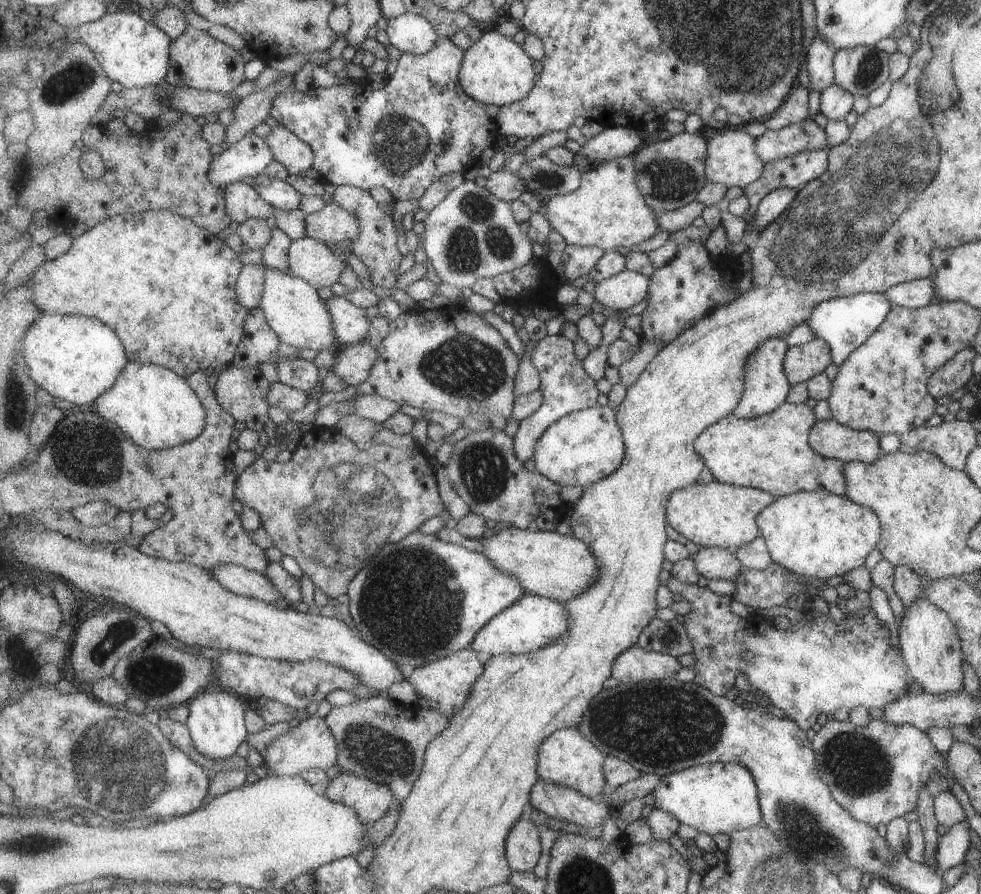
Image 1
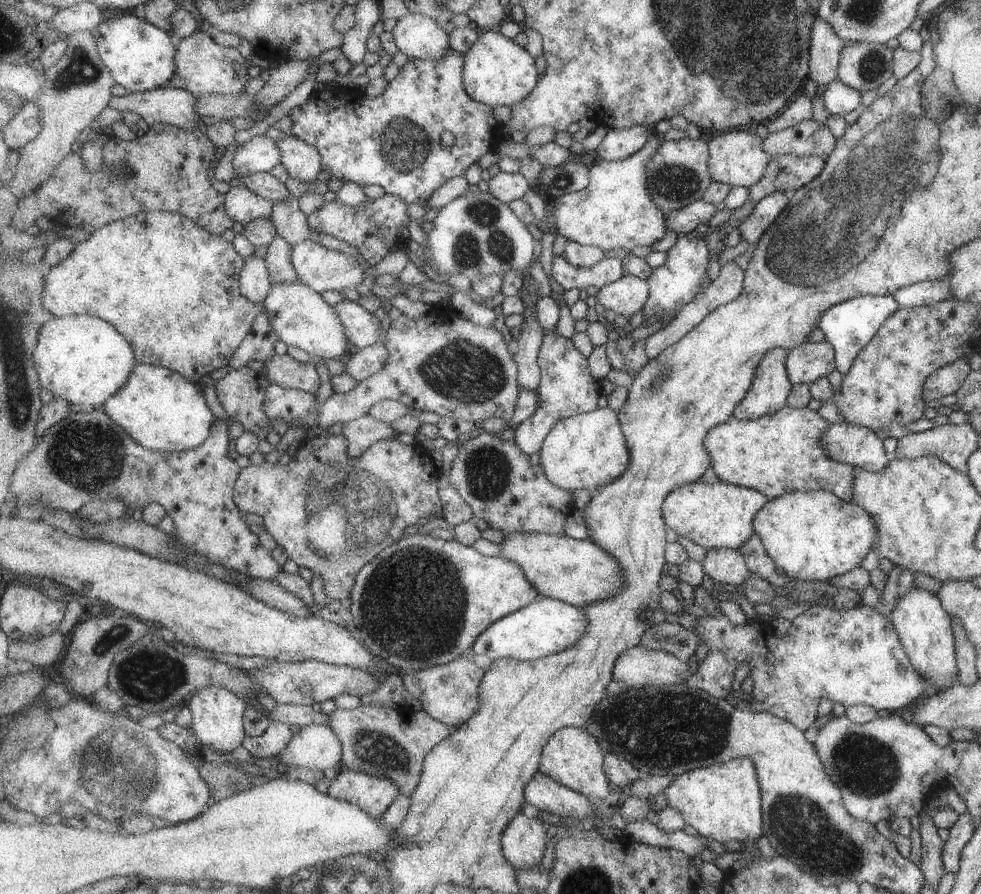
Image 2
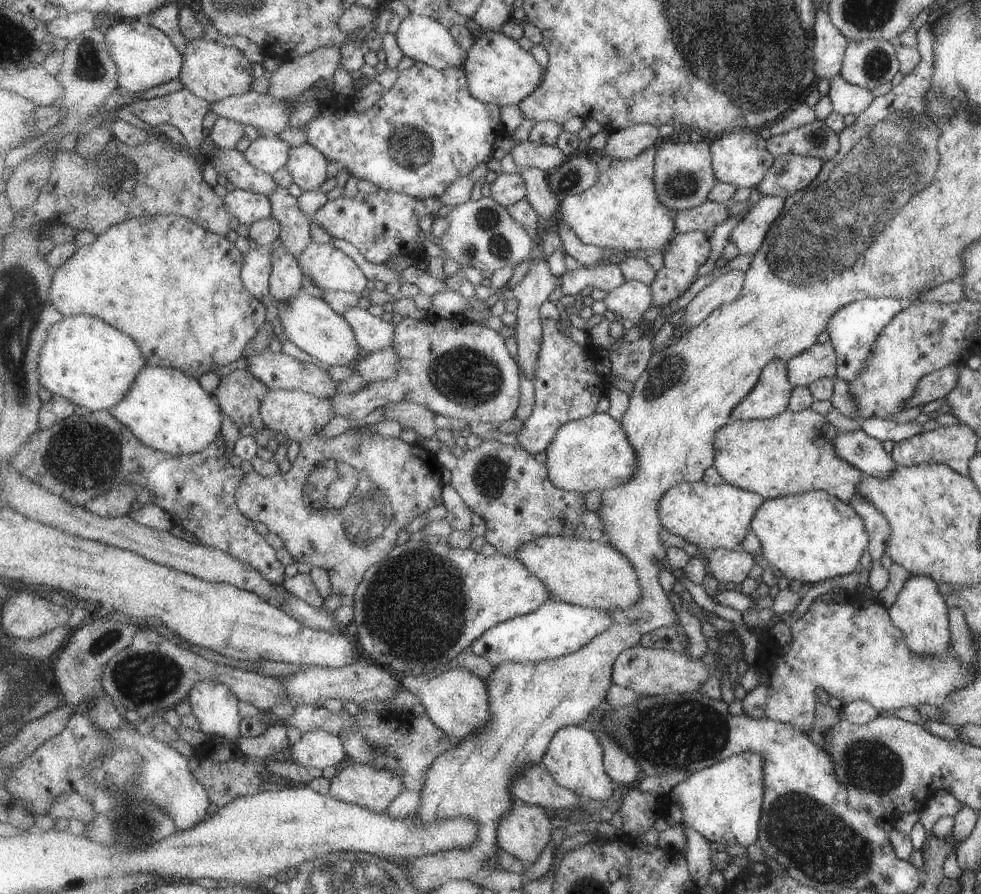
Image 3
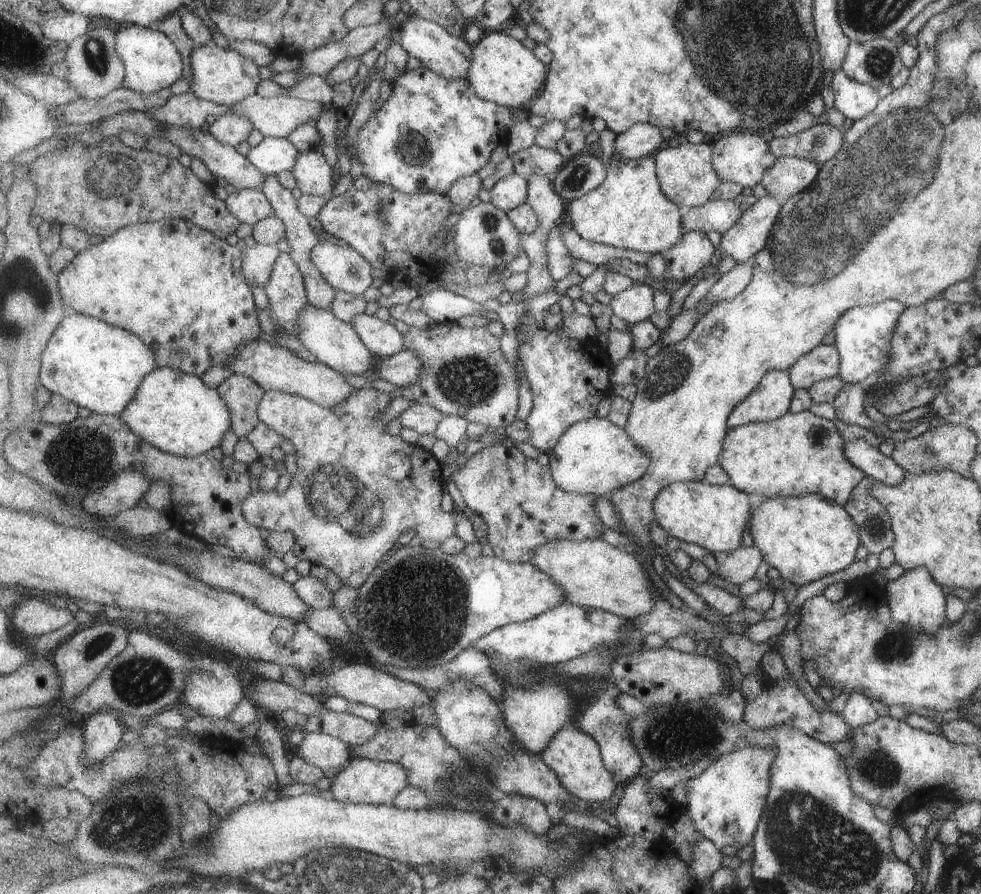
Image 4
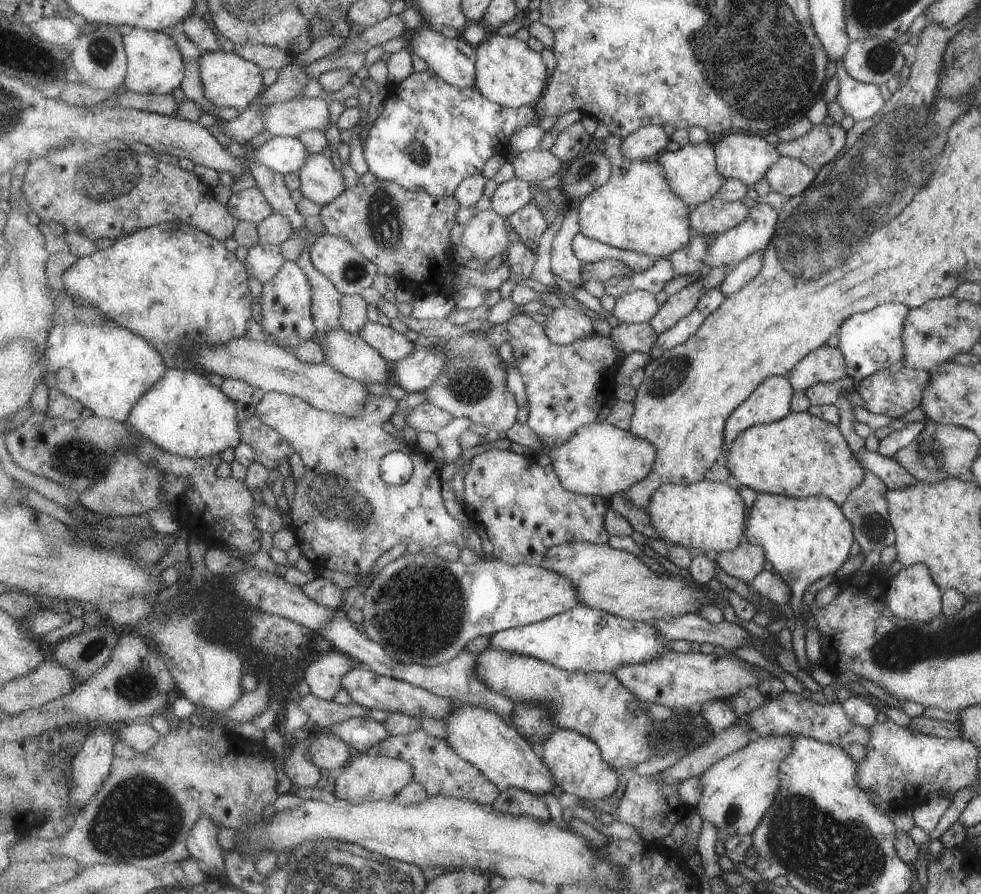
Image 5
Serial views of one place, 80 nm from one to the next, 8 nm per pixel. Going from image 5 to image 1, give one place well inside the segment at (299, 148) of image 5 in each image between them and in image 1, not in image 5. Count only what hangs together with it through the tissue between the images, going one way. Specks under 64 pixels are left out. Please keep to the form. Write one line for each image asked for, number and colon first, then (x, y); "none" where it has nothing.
1: (251, 155)
2: (261, 153)
3: (268, 153)
4: (272, 155)

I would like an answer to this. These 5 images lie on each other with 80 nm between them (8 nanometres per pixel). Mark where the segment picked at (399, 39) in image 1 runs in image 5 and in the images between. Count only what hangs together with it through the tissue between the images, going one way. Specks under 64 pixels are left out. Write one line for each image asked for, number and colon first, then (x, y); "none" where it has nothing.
2: (417, 35)
3: (424, 39)
4: (450, 56)
5: (455, 60)

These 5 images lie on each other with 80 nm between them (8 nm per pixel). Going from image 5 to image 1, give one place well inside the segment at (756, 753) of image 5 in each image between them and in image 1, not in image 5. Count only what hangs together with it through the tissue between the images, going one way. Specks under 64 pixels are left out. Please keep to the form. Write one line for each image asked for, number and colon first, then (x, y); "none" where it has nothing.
1: (715, 798)
2: (724, 801)
3: (724, 802)
4: (726, 803)

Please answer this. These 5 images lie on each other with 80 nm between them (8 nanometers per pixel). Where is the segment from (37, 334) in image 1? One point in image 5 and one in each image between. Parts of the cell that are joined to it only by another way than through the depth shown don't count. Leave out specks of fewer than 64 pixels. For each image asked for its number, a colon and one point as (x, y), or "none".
2: (84, 359)
3: (92, 363)
4: (99, 366)
5: (107, 368)

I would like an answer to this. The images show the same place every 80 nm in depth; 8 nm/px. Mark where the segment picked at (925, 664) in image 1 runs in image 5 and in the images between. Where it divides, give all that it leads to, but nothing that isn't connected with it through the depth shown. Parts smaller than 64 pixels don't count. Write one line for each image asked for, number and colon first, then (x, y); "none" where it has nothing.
2: (924, 628)
3: (919, 611)
4: (916, 600)
5: (912, 594)

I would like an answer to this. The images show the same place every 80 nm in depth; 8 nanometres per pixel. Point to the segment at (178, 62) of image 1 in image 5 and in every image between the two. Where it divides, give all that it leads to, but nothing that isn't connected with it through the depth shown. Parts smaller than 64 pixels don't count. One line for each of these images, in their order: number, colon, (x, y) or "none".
2: (205, 67)
3: (212, 71)
4: (224, 76)
5: (229, 80)

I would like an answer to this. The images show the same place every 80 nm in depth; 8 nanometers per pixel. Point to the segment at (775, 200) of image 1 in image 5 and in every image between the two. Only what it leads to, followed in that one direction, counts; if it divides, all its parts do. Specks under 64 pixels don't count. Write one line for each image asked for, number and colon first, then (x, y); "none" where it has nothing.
2: (752, 228)
3: (750, 233)
4: (749, 236)
5: (729, 249)

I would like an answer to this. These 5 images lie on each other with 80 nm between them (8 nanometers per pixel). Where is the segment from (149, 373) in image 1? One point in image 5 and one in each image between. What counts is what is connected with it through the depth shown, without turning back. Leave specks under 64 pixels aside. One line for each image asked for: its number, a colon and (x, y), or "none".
2: (162, 410)
3: (167, 410)
4: (175, 411)
5: (183, 413)

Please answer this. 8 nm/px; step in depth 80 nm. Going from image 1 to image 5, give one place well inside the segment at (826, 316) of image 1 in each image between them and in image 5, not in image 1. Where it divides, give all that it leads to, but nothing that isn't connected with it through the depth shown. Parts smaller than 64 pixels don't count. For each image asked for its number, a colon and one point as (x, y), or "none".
2: (848, 327)
3: (852, 331)
4: (862, 338)
5: (872, 341)

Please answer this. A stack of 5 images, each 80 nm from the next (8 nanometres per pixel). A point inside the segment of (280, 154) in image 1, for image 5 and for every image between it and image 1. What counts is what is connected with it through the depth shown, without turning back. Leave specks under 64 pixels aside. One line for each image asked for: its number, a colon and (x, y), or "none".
2: (303, 160)
3: (308, 165)
4: (315, 177)
5: (322, 183)

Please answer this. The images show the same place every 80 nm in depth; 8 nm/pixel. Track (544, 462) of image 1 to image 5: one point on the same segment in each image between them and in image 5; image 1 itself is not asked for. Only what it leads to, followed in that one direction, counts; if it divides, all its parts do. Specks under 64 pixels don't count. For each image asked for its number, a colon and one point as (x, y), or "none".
2: (588, 451)
3: (594, 453)
4: (595, 457)
5: (602, 459)

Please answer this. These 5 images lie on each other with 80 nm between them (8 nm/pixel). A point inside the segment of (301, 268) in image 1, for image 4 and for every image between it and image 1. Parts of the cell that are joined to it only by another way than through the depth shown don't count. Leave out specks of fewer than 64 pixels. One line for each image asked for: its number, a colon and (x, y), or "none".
2: (323, 269)
3: (330, 268)
4: (345, 268)

